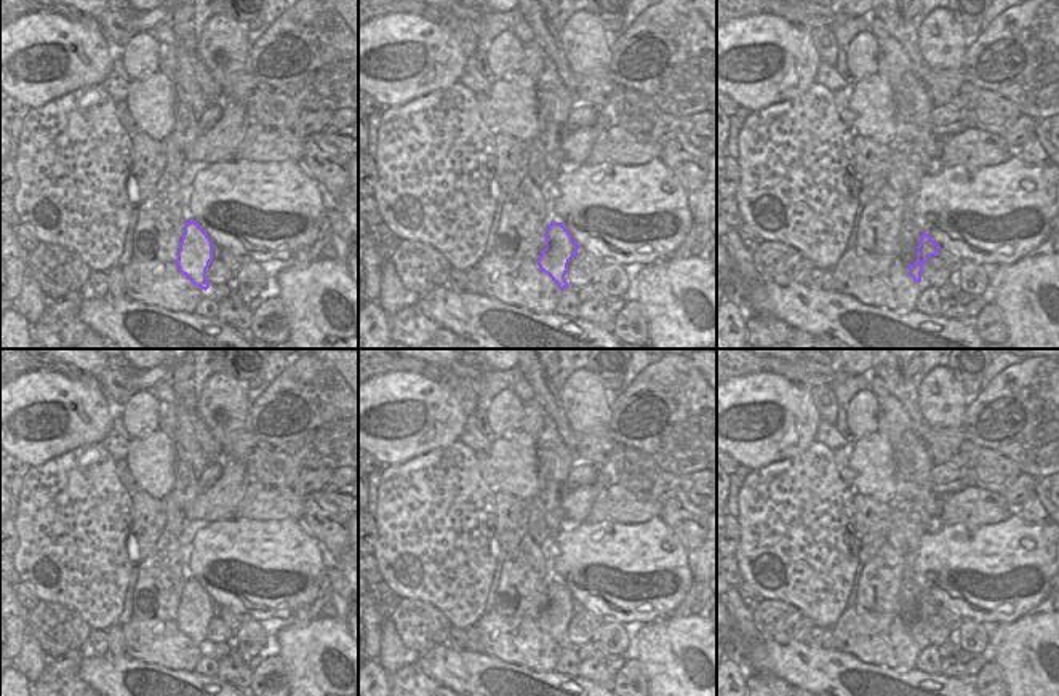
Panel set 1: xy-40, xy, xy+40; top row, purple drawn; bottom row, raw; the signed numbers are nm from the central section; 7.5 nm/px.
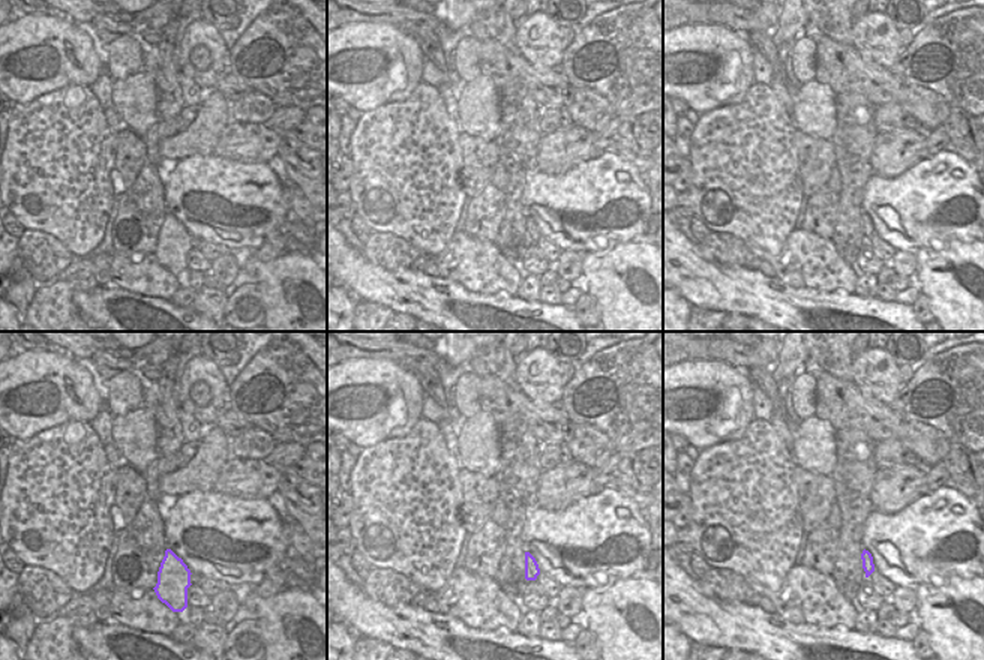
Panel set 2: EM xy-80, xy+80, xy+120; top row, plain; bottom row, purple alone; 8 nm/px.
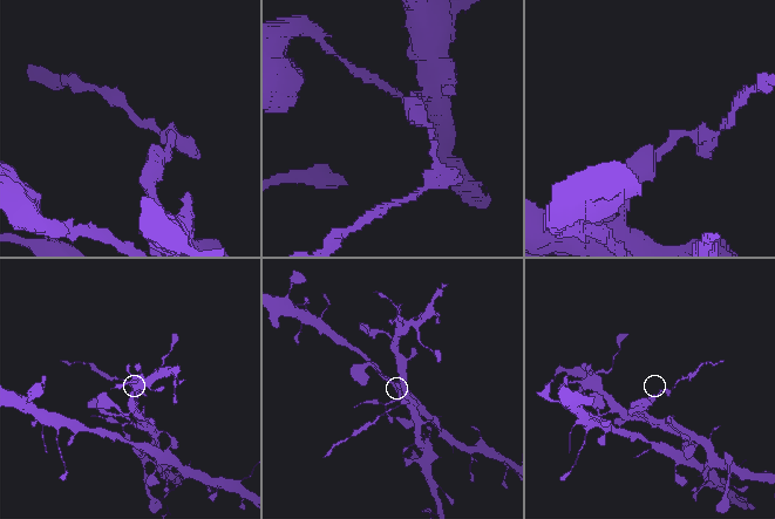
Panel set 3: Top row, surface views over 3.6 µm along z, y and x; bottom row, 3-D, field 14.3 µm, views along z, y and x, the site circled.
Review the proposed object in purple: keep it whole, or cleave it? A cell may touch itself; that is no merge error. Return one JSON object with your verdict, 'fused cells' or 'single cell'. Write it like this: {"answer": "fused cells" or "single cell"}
{"answer": "fused cells"}

